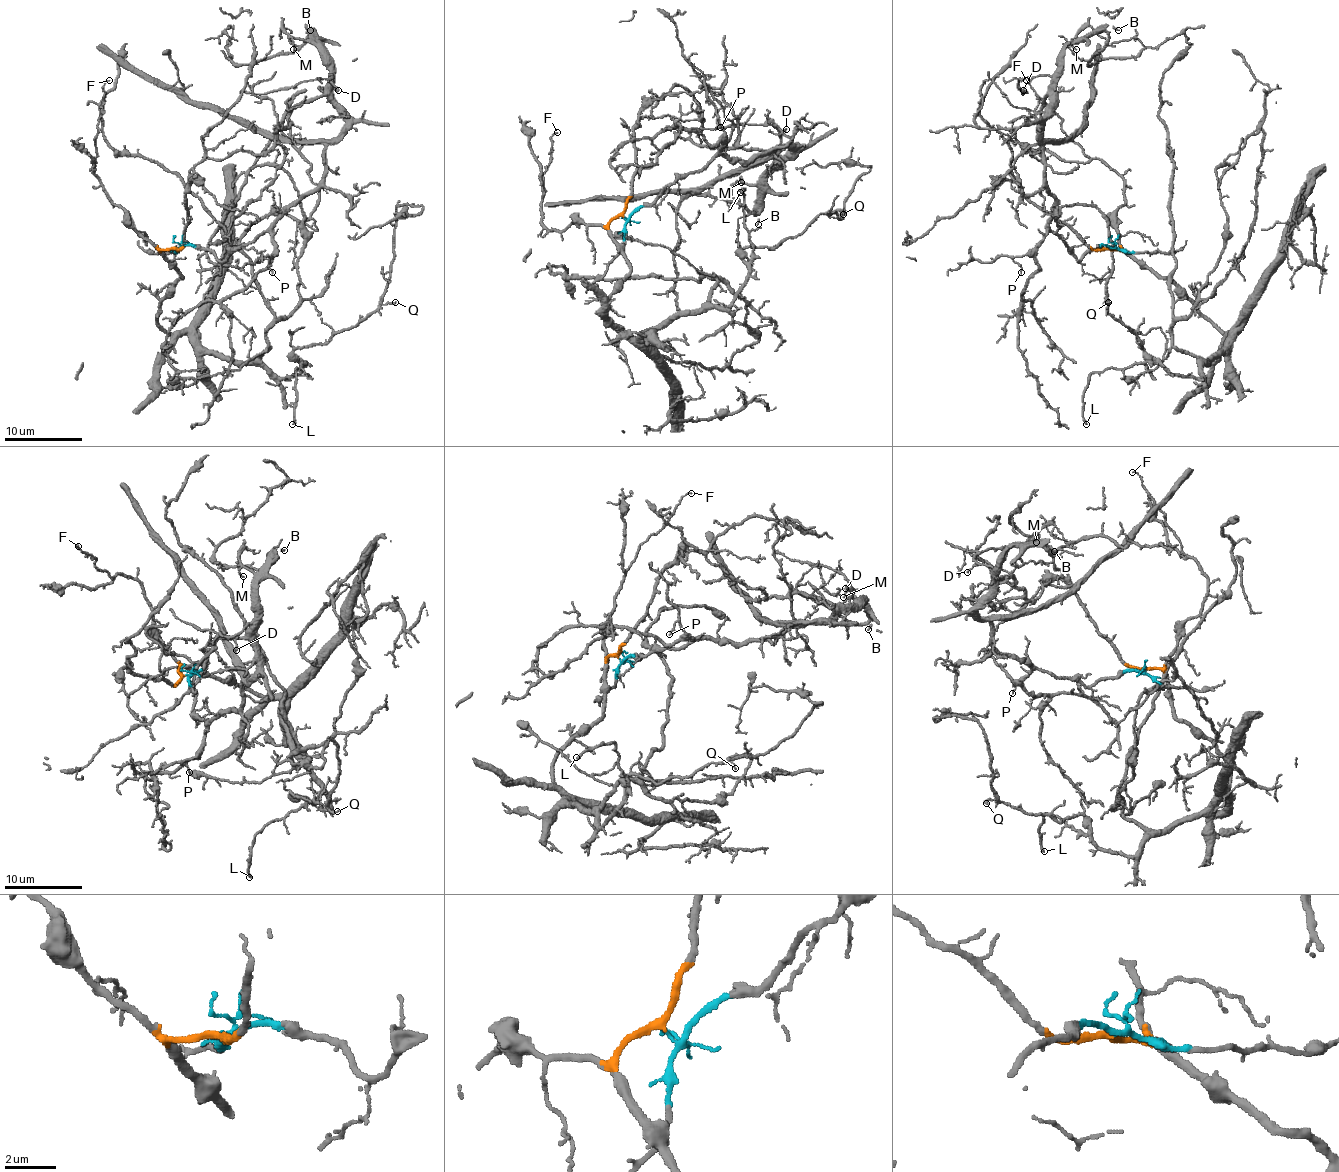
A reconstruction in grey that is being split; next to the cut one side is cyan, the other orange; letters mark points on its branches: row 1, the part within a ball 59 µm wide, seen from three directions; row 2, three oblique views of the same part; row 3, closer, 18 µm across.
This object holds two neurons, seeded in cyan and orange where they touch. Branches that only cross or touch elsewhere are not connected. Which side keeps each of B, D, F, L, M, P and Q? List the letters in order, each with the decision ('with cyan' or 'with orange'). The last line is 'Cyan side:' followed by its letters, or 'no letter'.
B: with cyan
D: with cyan
F: with orange
L: with orange
M: with cyan
P: with cyan
Q: with orange
Cyan side: B, D, M, P

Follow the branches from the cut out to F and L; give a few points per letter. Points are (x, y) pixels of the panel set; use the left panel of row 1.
F: (175, 248), (154, 248), (111, 201), (94, 172), (94, 139), (104, 85), (109, 81)
L: (175, 248), (160, 251), (181, 277), (158, 323), (280, 378), (304, 362), (292, 424)

